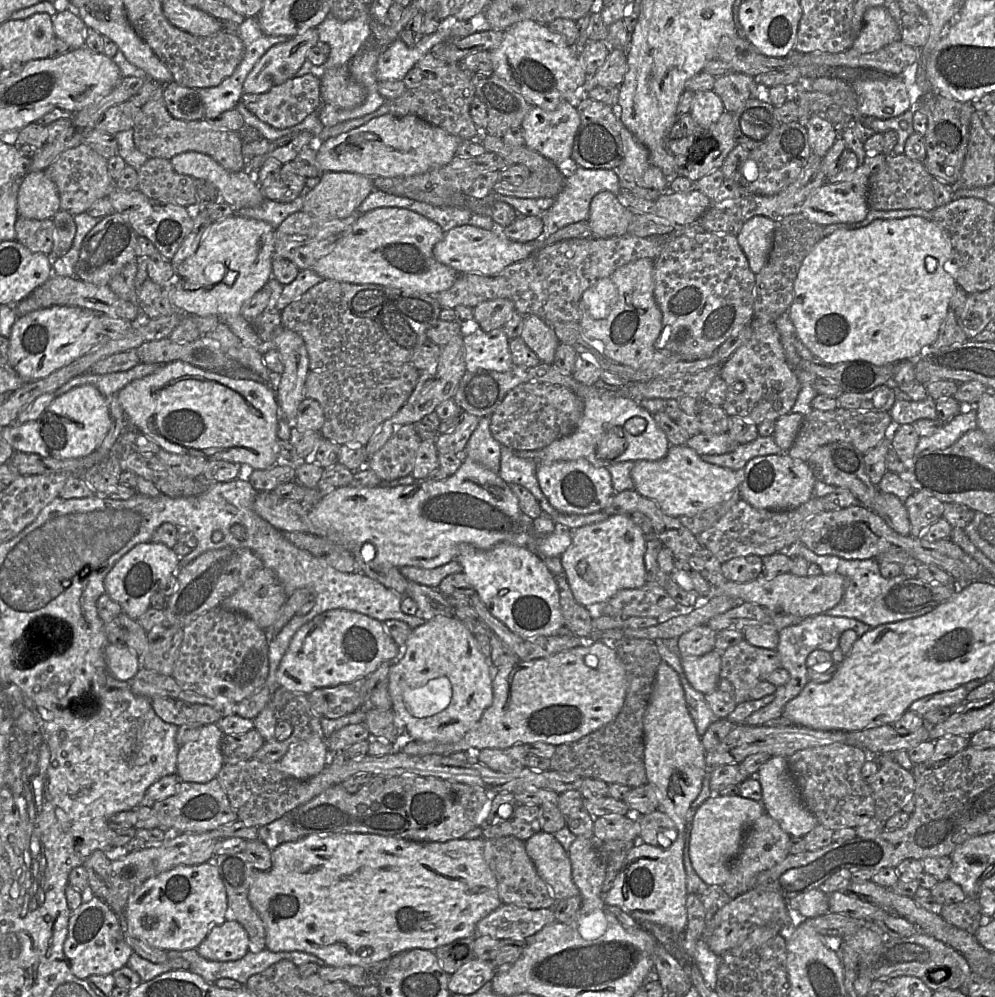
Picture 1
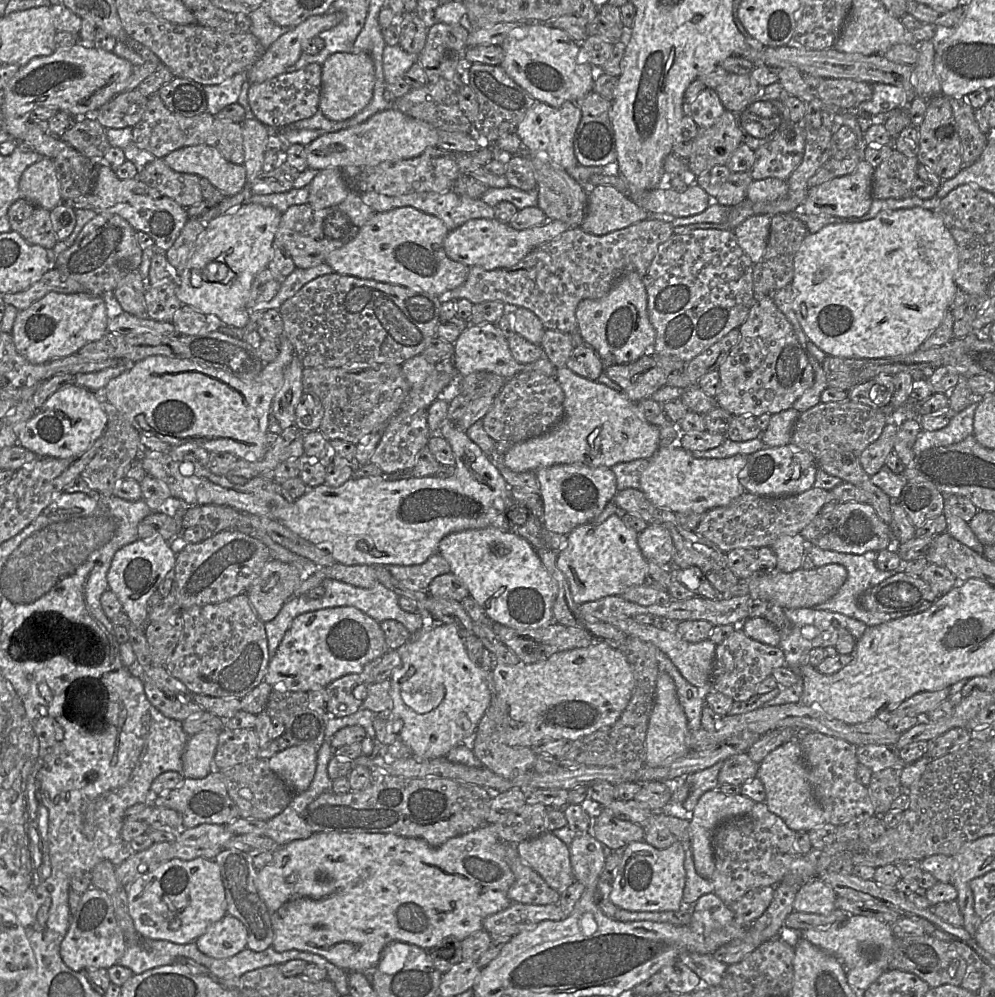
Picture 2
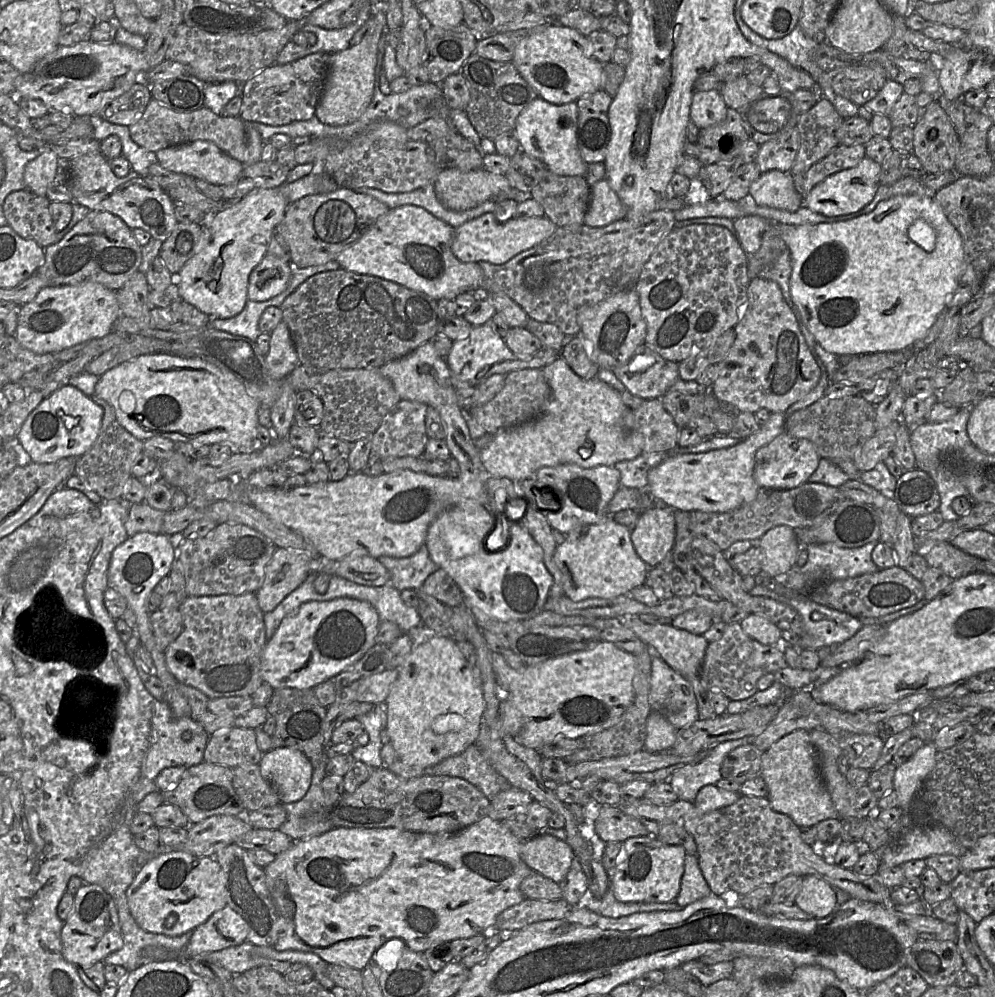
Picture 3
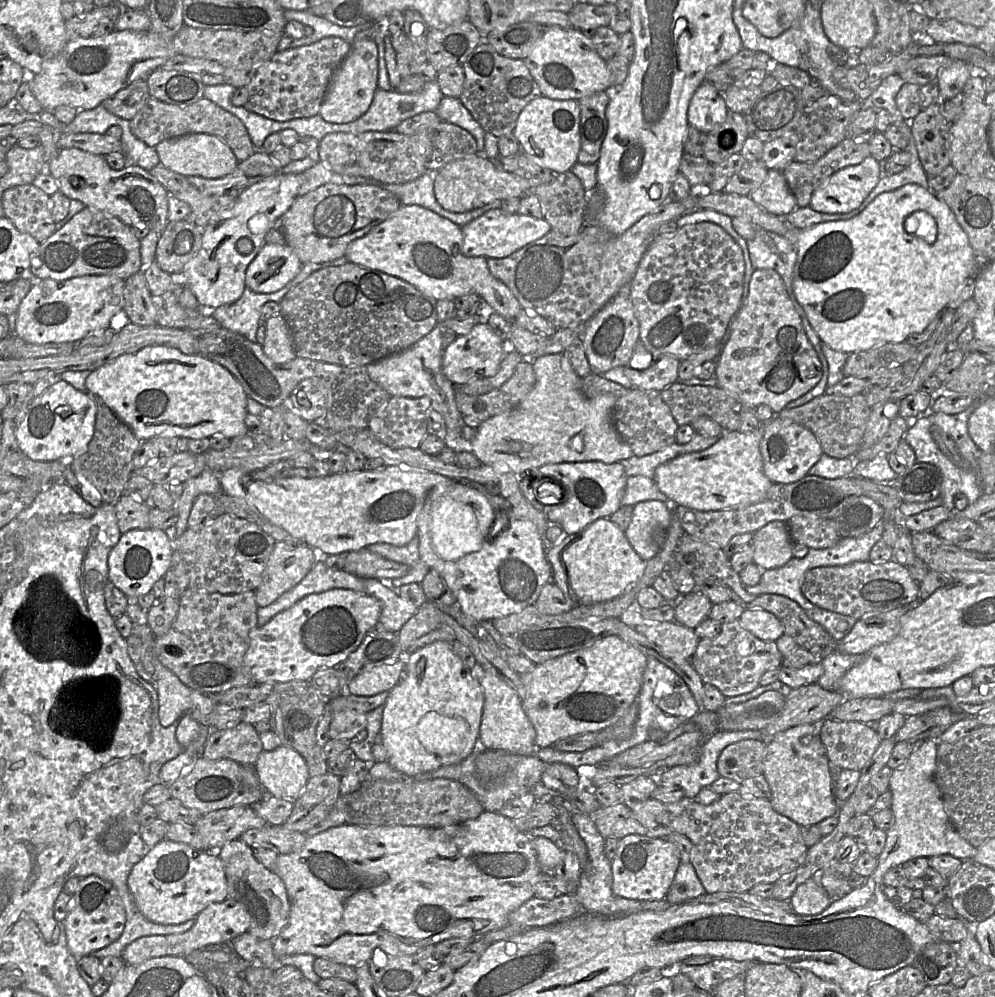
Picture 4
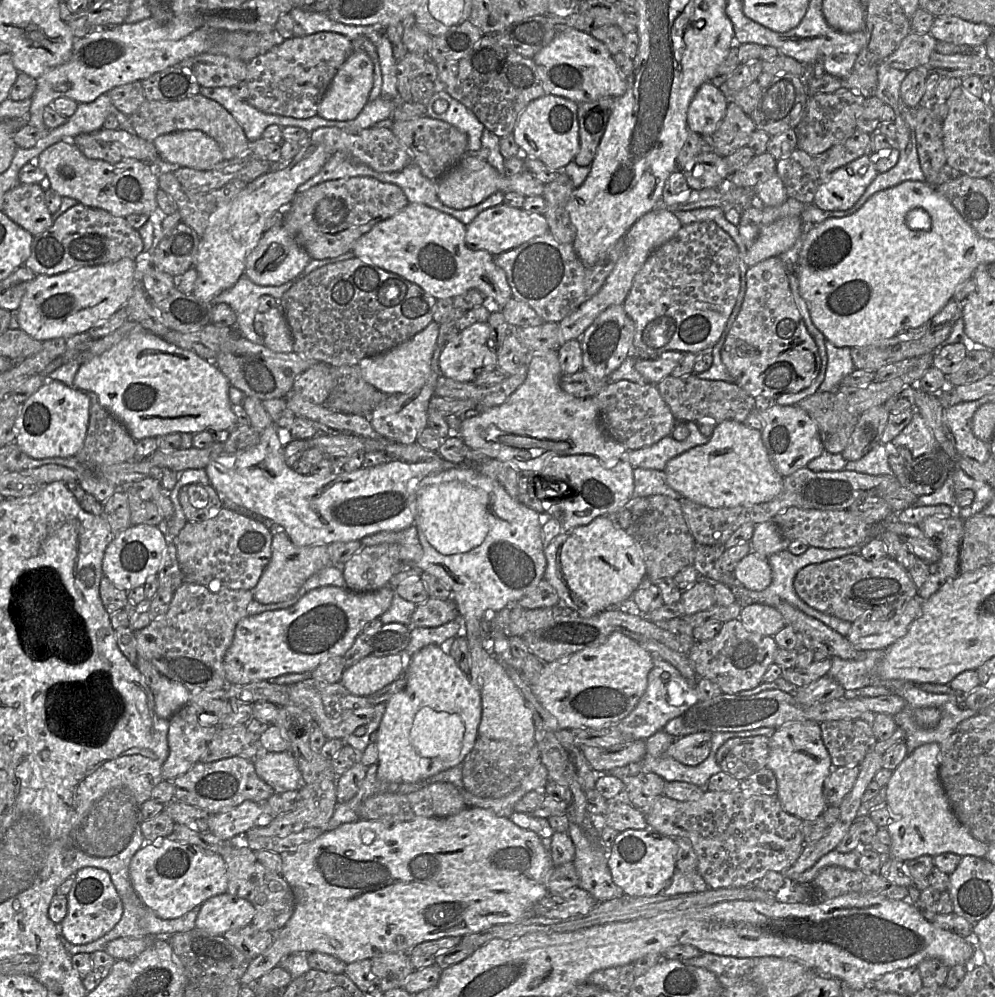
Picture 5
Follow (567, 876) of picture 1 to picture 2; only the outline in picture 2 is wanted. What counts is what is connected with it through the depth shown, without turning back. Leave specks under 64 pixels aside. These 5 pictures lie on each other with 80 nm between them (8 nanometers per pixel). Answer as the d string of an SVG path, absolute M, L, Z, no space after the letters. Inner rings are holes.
M548 831L517 844L521 860L560 894L574 881L570 848Z

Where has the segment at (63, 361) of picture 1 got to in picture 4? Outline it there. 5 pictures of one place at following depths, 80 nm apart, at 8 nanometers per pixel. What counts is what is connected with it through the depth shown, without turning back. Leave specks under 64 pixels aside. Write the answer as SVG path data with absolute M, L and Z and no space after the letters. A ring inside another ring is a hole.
M86 275L63 281L35 280L17 310L14 334L32 344L79 341L89 335L103 335L112 317L123 309L125 280L112 275Z

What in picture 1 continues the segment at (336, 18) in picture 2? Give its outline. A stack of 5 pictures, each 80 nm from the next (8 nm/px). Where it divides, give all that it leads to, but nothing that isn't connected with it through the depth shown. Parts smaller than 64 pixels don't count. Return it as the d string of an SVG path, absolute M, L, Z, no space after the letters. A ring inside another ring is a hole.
M318 29L272 46L255 64L243 83L244 94L261 94L296 76L308 51L319 41Z

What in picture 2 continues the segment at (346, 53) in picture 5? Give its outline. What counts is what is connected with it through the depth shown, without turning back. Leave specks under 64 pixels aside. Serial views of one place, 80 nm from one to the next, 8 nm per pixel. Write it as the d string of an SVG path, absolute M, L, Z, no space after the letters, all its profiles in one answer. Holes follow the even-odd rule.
M312 63L262 83L250 84L248 103L258 121L272 130L283 130L297 121L312 117L319 110L321 87L322 66Z

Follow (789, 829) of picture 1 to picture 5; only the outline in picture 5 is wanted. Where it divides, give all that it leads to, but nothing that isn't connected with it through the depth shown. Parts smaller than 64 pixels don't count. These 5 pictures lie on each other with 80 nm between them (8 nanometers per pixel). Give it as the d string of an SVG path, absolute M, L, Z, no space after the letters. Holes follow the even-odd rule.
M813 720L791 721L776 728L770 737L767 765L777 780L777 798L789 814L803 820L821 816L828 807L823 785L833 765L825 748L819 723Z

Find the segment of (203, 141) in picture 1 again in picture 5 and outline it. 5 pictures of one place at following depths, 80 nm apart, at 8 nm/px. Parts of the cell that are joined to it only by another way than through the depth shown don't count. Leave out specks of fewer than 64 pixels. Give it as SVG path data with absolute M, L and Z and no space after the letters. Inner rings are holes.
M201 93L180 101L162 102L146 99L129 119L135 133L147 141L154 142L162 134L200 130L218 143L224 159L233 159L249 152L249 140L231 113Z

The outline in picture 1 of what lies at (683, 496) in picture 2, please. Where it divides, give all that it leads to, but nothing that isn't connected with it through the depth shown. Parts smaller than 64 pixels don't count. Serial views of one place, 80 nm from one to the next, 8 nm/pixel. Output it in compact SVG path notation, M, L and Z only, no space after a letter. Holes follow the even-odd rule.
M670 445L667 455L657 461L635 461L631 470L634 490L654 501L667 515L695 515L723 502L739 487L743 471L734 471L705 462L687 445Z

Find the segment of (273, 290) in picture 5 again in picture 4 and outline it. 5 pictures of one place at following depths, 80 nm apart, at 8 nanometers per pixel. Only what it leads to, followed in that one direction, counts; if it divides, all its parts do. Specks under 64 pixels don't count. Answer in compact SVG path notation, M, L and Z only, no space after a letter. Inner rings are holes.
M344 255L328 262L305 263L296 277L282 289L272 293L256 293L246 286L243 294L236 302L217 307L212 311L212 315L222 328L238 333L256 343L261 308L266 302L274 301L280 303L291 289L313 272L330 266L340 266L347 262L348 260Z

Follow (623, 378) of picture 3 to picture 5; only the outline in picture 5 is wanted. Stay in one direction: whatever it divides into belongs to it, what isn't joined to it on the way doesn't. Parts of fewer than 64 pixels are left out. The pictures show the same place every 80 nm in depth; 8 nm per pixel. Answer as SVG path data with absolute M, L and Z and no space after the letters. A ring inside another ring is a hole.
M665 351L653 358L637 359L636 370L650 384L657 385L664 378L671 376L673 369L683 360L685 353Z

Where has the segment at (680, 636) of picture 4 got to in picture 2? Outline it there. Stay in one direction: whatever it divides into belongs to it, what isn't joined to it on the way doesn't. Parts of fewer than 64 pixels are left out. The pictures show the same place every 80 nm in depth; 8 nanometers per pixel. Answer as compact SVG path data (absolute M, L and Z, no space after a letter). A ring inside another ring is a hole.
M609 618L606 622L618 628L628 637L635 637L642 641L652 643L658 650L670 658L680 674L691 685L702 690L709 689L716 650L716 645L709 639L697 643L690 643L680 637L677 632L662 630L652 625L640 624L634 618Z

